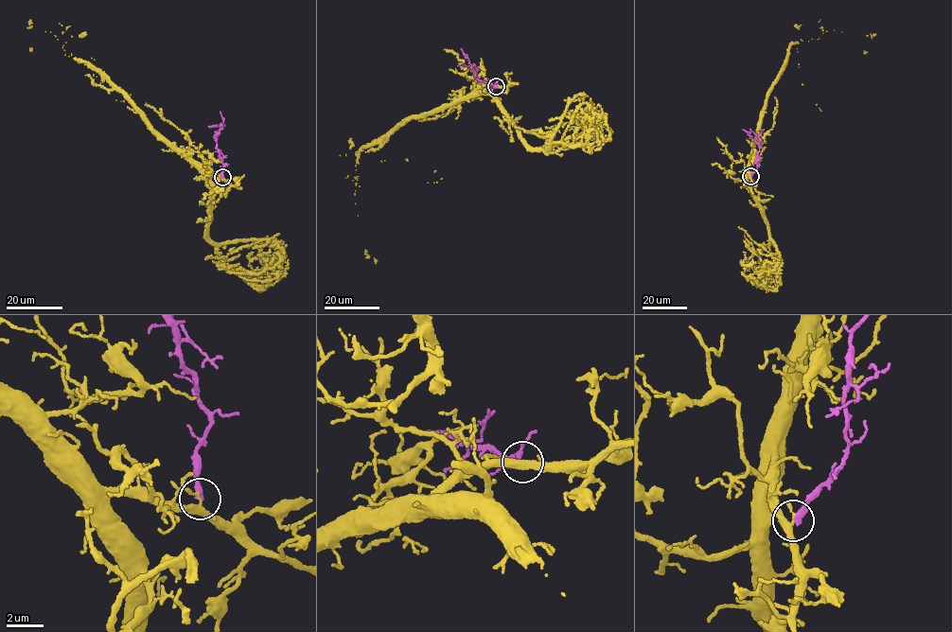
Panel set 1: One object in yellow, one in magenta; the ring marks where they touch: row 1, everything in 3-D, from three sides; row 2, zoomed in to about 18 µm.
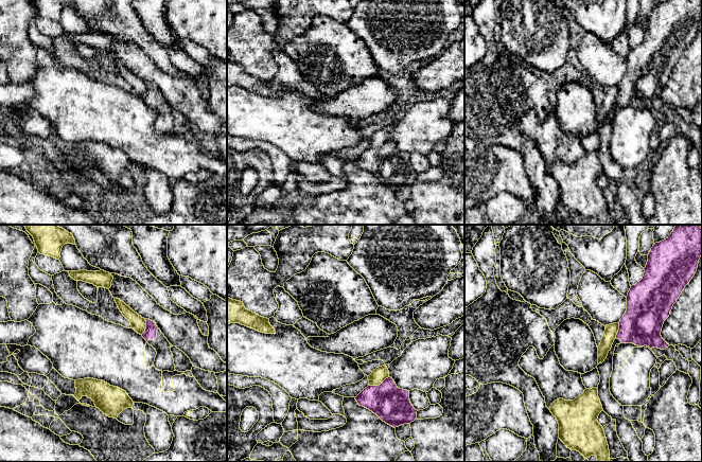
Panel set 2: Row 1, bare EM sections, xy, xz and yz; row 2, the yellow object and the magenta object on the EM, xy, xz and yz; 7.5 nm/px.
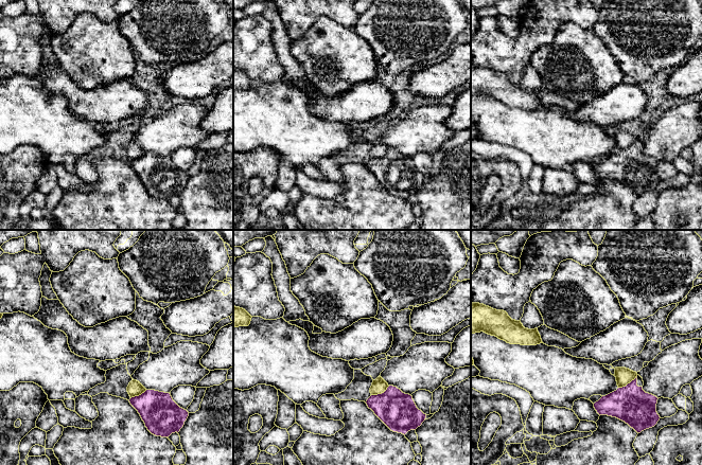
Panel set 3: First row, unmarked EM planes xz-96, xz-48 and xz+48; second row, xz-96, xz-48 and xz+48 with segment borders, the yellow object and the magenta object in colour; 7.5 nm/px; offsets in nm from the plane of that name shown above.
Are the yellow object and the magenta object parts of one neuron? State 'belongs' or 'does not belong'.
does not belong

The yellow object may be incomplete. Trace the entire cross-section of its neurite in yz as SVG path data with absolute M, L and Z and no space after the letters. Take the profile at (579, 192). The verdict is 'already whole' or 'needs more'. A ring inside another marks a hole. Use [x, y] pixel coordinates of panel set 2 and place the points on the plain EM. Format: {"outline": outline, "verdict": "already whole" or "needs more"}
{"outline": "M585 152L574 163L555 163L550 175L559 186L559 201L571 213L579 214L585 221L597 219L597 225L609 225L610 213L602 189L597 181L603 173L598 152Z", "verdict": "already whole"}

